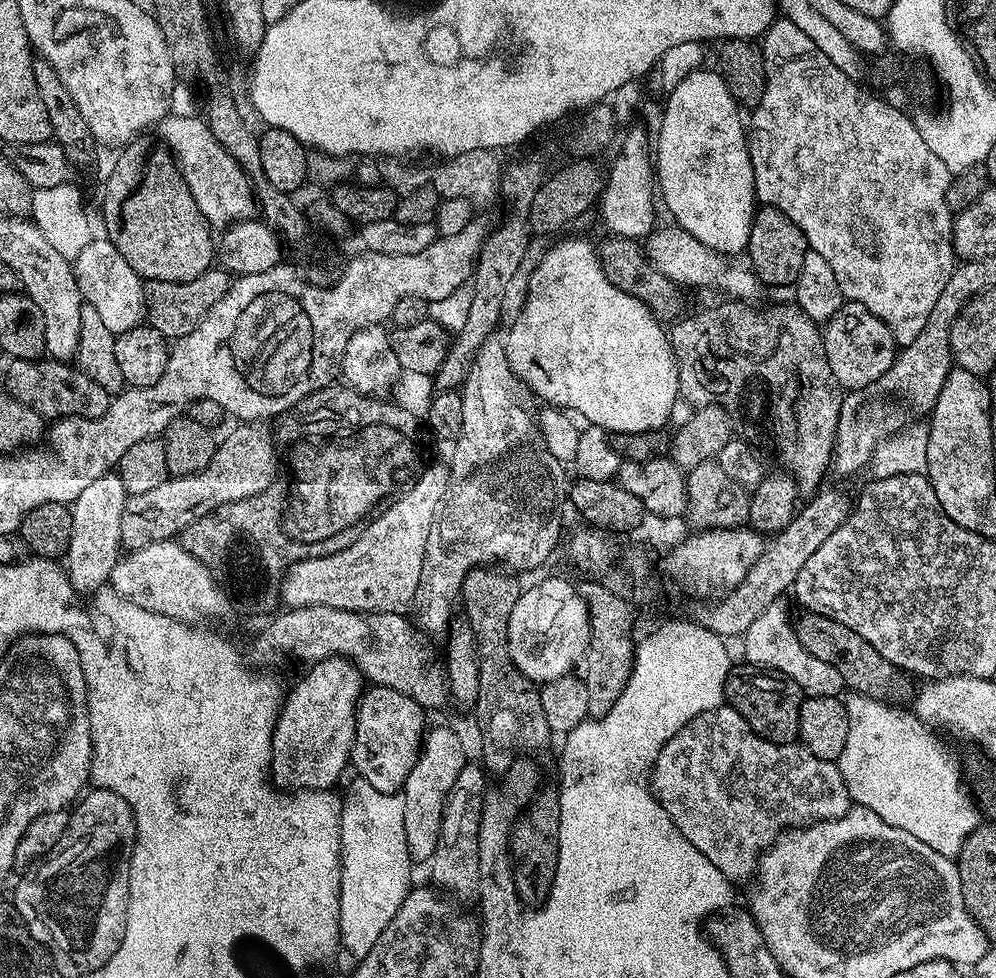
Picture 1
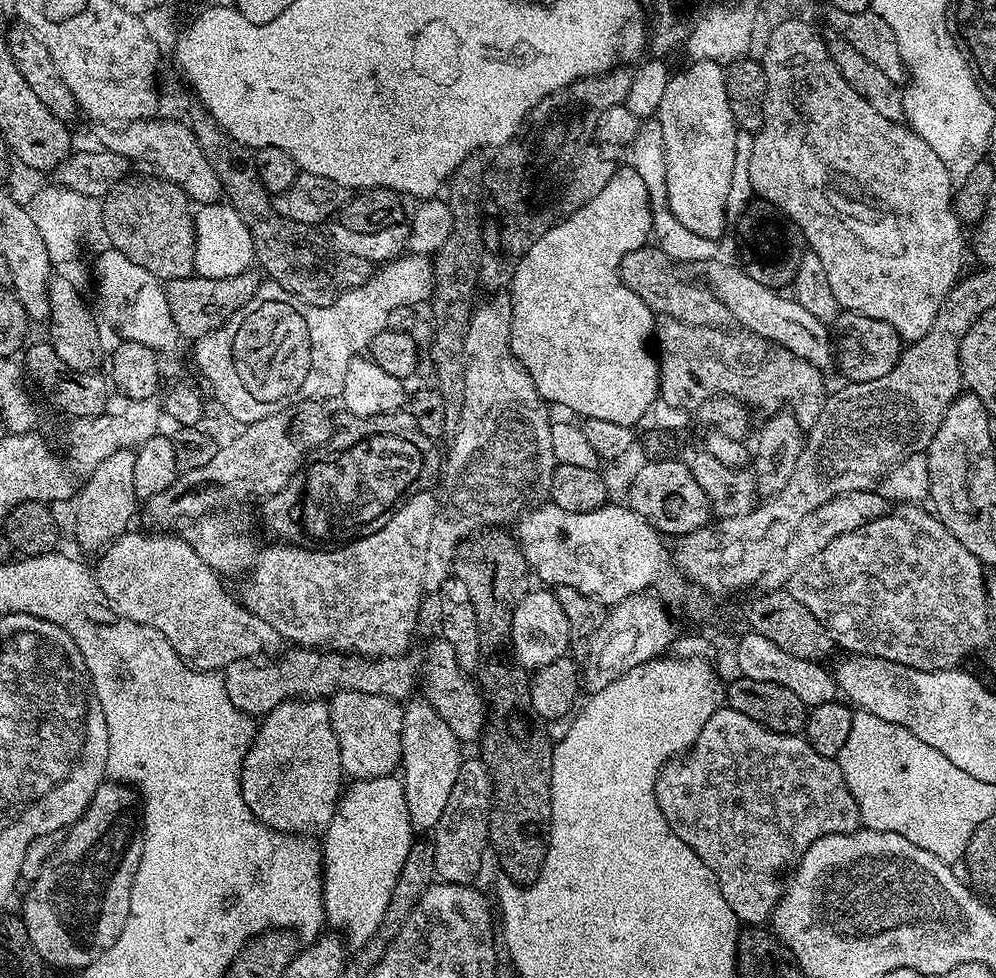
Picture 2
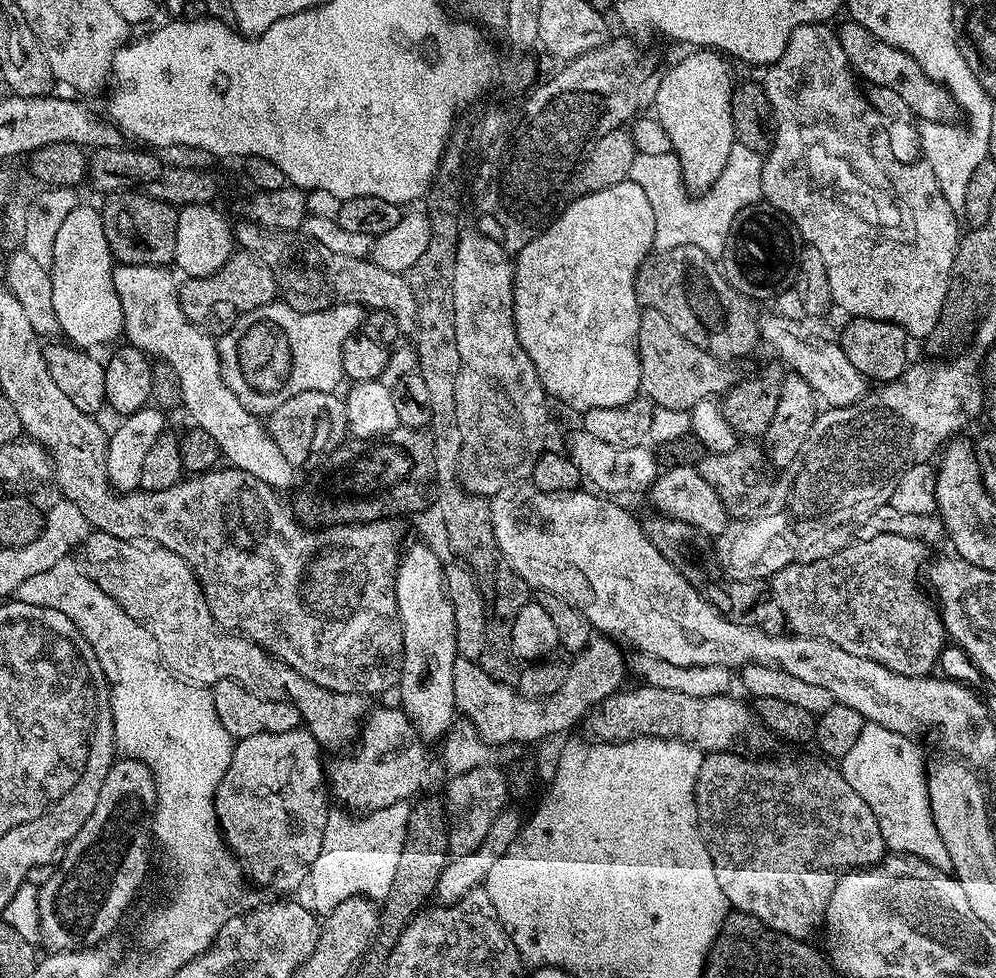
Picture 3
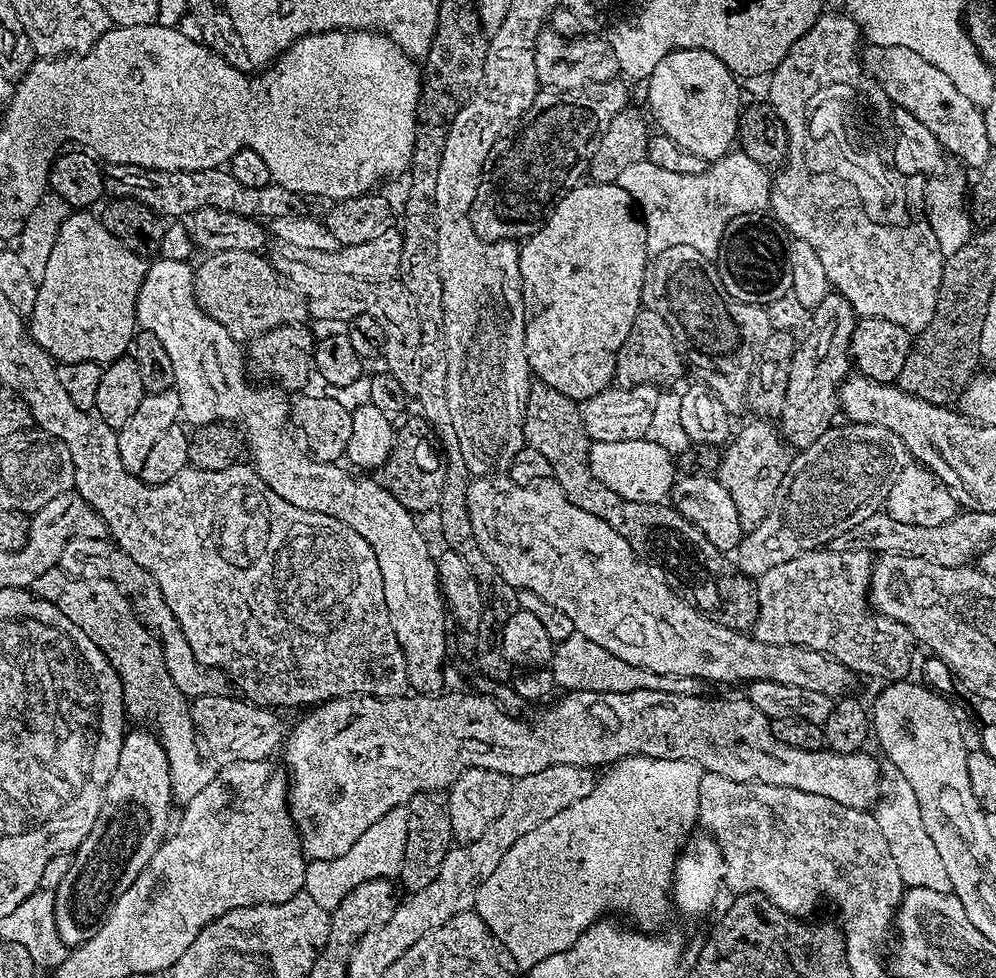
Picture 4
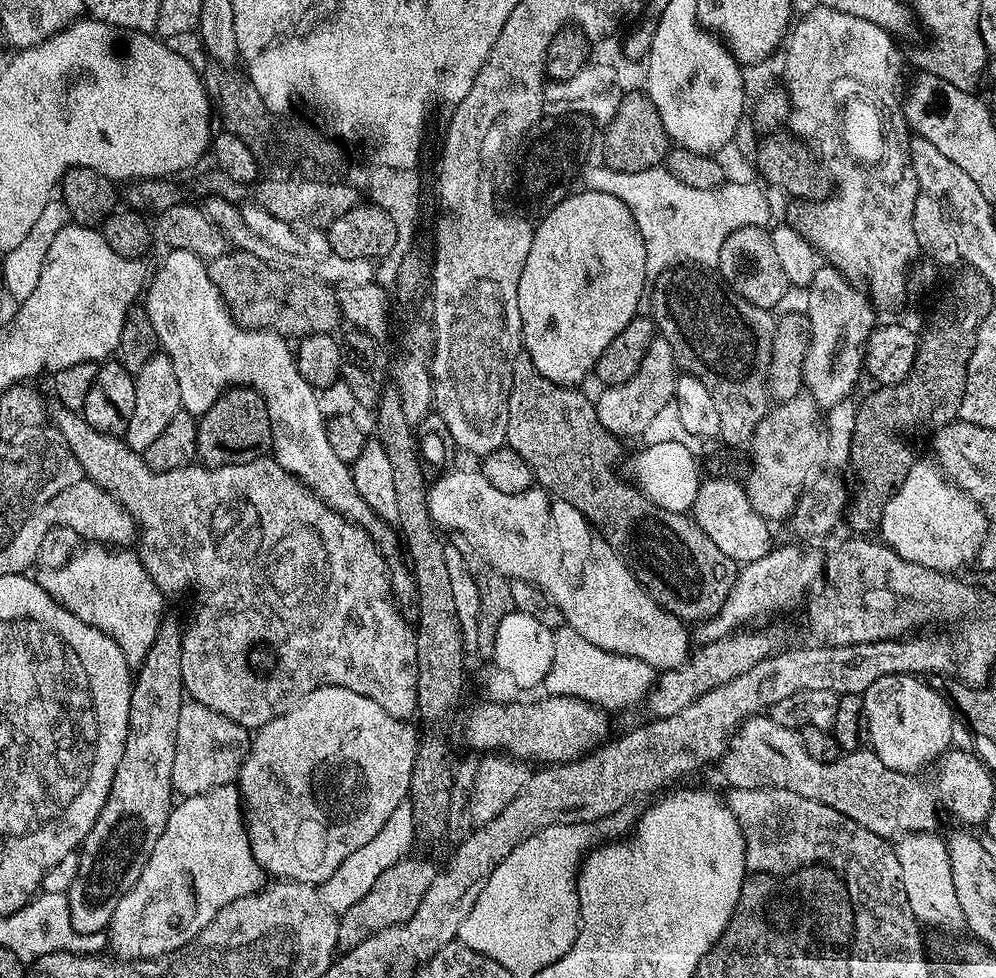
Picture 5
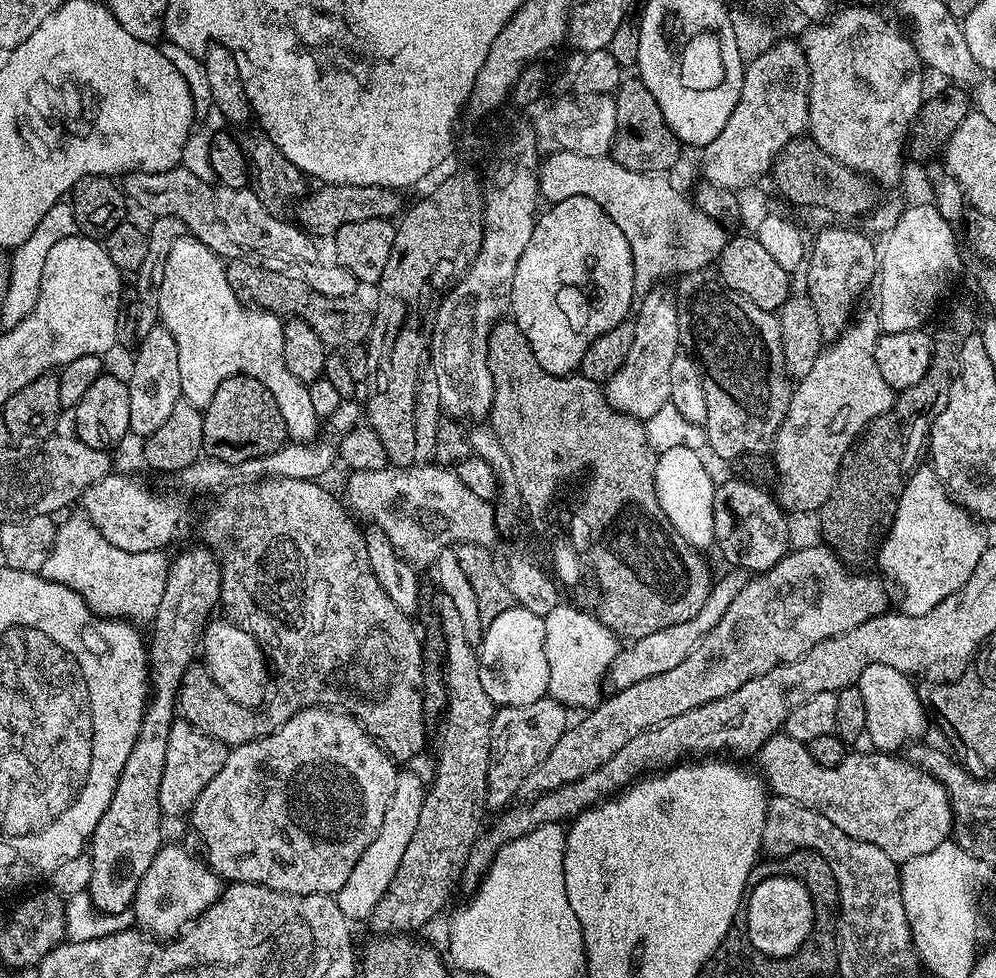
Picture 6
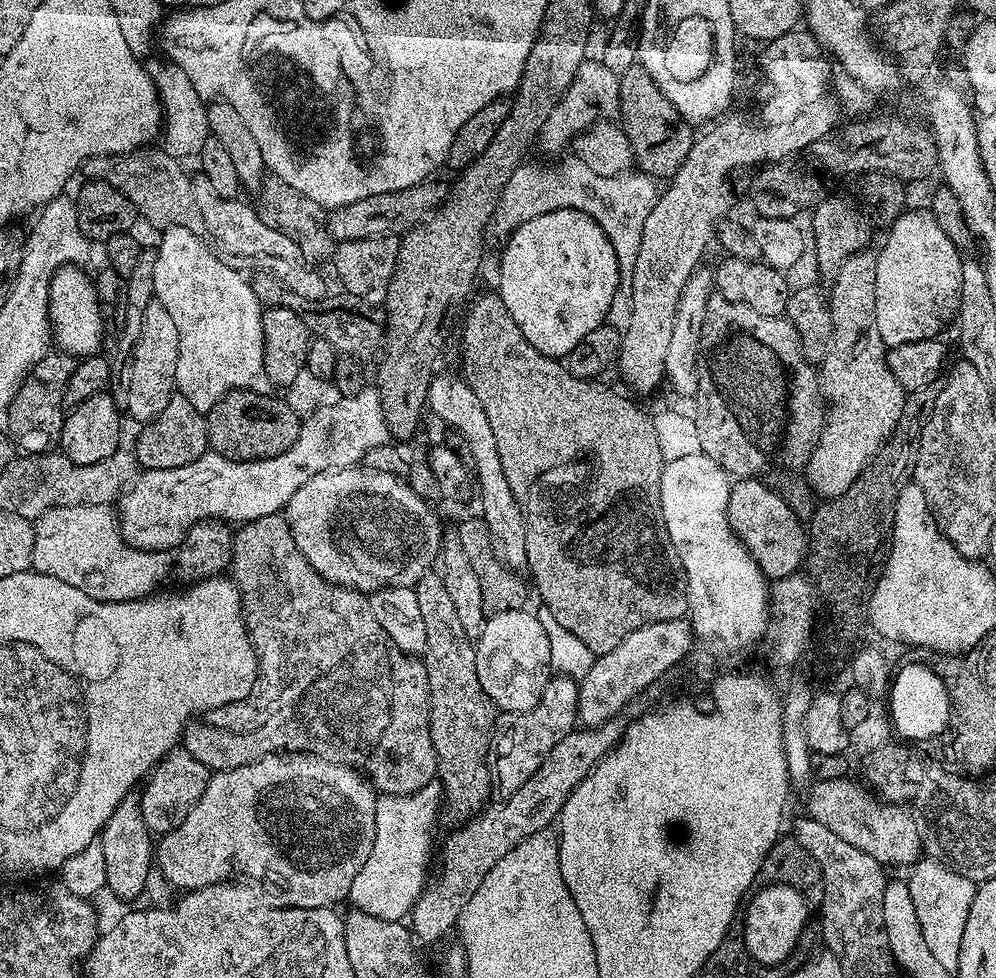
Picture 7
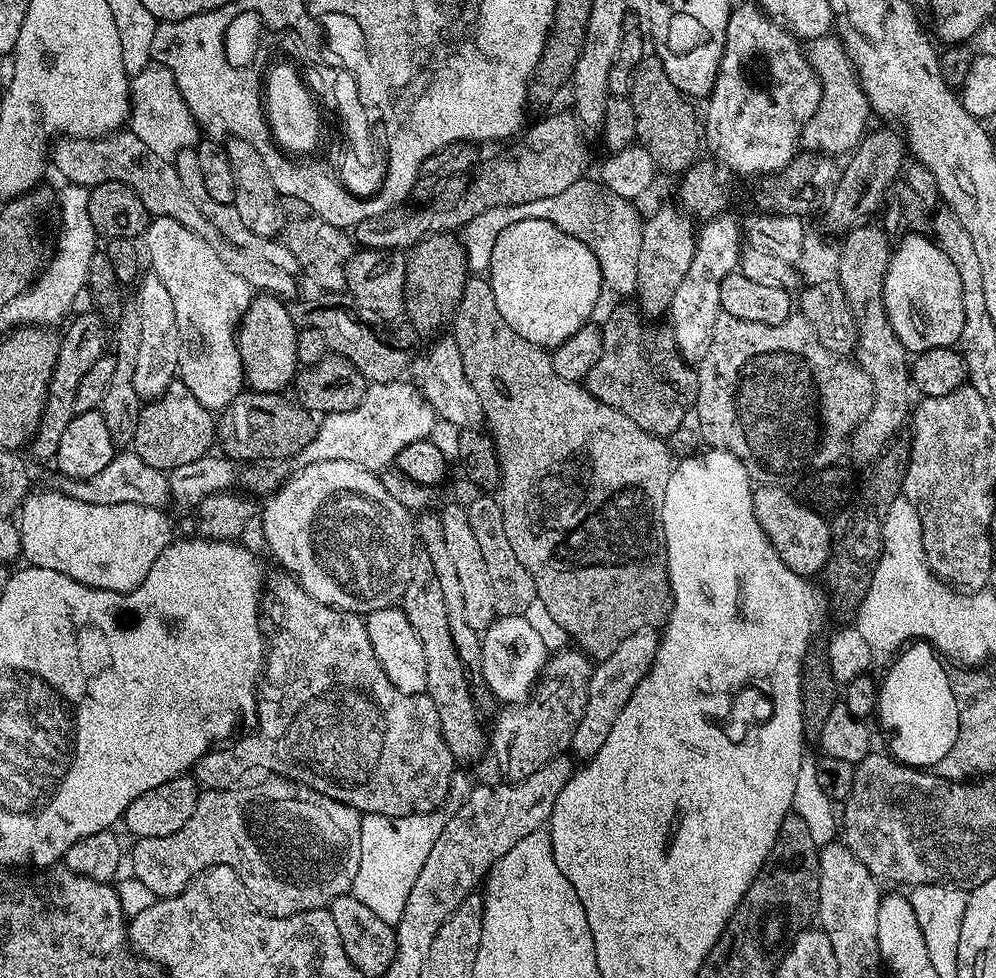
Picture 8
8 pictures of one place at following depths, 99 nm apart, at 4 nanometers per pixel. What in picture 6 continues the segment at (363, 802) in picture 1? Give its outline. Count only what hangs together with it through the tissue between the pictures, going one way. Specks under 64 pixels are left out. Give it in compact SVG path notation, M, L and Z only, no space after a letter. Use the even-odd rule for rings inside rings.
M401 771L396 777L396 789L394 794L384 805L384 817L382 818L382 830L366 846L362 858L358 858L358 866L350 870L350 878L346 878L346 886L334 893L334 908L341 917L349 922L367 921L372 915L374 906L382 902L390 882L394 880L398 854L403 852L406 846L410 846L410 838L414 838L414 829L418 826L418 814L422 814L422 802L426 791L425 781L420 781L412 772Z

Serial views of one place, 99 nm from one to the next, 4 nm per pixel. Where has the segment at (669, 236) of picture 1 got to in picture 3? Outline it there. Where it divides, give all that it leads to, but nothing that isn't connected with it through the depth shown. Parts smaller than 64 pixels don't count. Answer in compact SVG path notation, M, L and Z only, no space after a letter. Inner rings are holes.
M761 315L758 323L760 340L768 343L792 367L789 369L812 387L812 391L827 407L845 408L851 404L859 404L865 399L869 391L867 388L870 388L870 381L854 367L850 358L846 358L839 343L815 344L812 340L803 340L800 337L799 326L784 316Z

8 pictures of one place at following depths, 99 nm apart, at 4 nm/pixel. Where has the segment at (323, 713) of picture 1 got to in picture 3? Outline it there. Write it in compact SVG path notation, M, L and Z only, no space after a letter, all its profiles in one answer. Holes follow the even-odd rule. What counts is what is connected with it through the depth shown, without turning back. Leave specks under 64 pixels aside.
M304 726L285 732L242 736L235 741L230 766L226 766L222 782L218 782L216 822L225 845L238 857L251 883L253 880L272 892L296 892L305 887L314 858L318 858L318 850L322 850L322 838L330 815L330 796L324 789L326 760L320 753L319 741Z

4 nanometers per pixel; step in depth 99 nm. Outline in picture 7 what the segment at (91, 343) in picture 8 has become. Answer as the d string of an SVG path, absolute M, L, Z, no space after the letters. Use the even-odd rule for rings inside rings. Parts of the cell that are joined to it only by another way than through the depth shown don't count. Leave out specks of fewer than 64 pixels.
M49 350L43 358L32 365L20 388L14 394L12 403L6 409L8 425L6 431L15 447L24 454L35 454L55 449L60 442L66 409L66 382L74 374L77 357L69 352Z

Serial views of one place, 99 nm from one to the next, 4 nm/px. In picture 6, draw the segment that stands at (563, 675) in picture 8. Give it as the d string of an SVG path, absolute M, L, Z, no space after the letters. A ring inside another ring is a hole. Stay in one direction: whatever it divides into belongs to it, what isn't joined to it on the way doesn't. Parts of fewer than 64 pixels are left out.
M551 698L530 702L530 706L525 708L496 708L488 763L488 802L493 809L503 809L520 796L520 788L526 778L534 774L542 758L554 750L554 742L558 742L558 738L562 738L564 731L570 727L568 716L569 709Z

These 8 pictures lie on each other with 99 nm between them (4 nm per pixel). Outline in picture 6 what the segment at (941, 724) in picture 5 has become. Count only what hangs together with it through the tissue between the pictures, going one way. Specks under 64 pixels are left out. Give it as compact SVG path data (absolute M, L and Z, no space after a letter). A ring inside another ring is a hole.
M871 664L862 670L858 687L862 698L866 698L869 713L874 714L875 747L885 754L899 753L905 746L919 741L928 728L928 716L924 713L924 704L916 693L911 679L903 672L894 670L894 666Z

